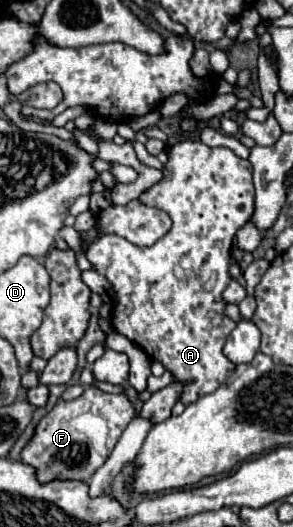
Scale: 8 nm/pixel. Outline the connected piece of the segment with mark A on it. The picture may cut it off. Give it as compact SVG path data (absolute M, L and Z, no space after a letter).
M182 140L168 150L168 162L162 168L162 180L144 190L138 200L142 204L166 210L172 218L172 228L156 244L140 248L120 236L104 234L100 240L88 246L86 258L92 268L106 276L116 296L112 308L112 328L126 336L132 344L140 346L148 358L162 362L172 372L174 382L182 382L182 404L192 404L200 396L214 392L236 368L222 354L226 338L234 330L236 322L224 316L226 302L222 298L230 278L230 246L236 230L246 224L254 212L254 184L252 166L248 160L238 158L228 148L208 148L200 140Z

